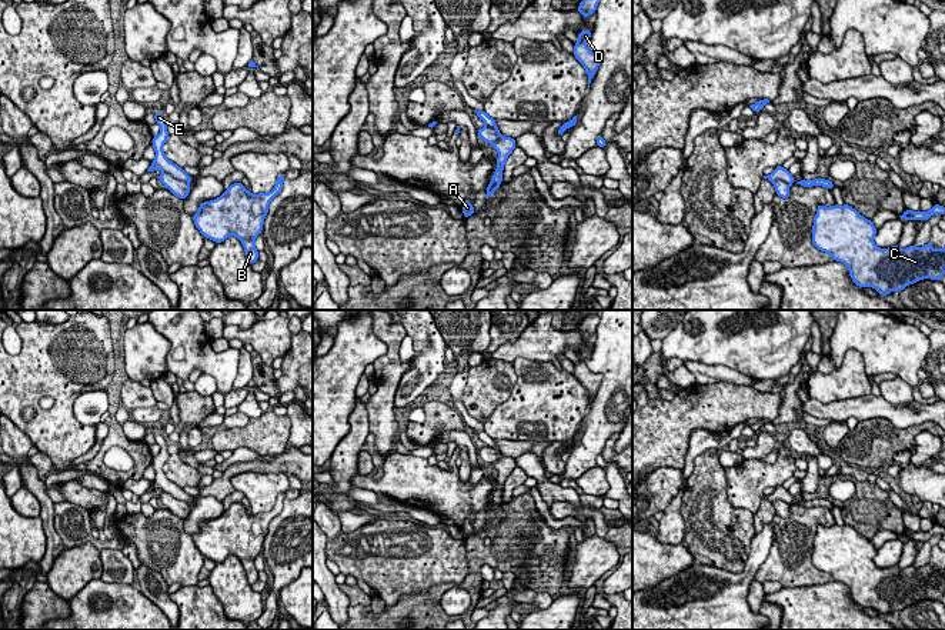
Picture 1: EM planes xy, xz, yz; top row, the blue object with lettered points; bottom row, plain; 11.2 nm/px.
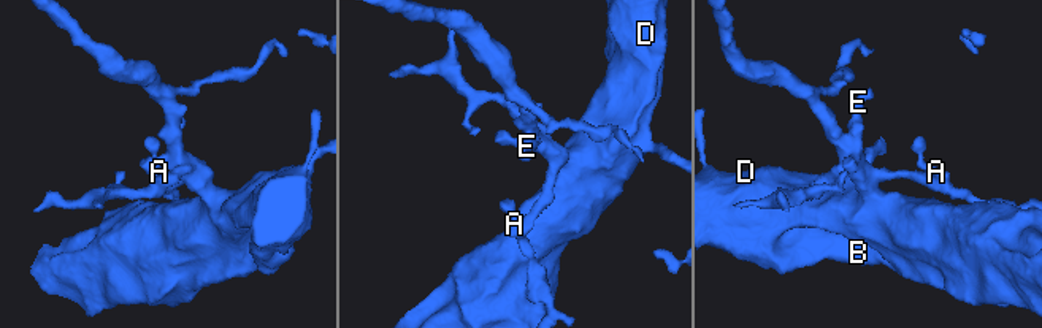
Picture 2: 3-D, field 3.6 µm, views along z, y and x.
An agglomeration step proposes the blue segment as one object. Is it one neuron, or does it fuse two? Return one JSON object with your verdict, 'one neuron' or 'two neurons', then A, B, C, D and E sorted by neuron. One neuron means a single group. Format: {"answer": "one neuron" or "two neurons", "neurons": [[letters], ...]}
{"answer": "one neuron", "neurons": [["A", "B", "C", "D", "E"]]}

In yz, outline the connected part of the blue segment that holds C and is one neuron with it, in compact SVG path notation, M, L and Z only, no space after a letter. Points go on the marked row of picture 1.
M849 204L831 207L818 206L812 226L812 244L832 260L844 263L849 269L852 281L859 287L874 287L881 296L889 291L901 291L906 286L924 279L942 280L945 274L945 247L935 250L931 241L922 247L911 244L901 250L898 244L879 249L874 243L876 234L872 220L866 220Z

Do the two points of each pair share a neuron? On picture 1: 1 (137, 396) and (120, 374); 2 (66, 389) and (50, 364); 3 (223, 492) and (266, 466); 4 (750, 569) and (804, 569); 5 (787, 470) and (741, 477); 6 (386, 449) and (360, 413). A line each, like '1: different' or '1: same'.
1: different
2: same
3: same
4: different
5: same
6: different

